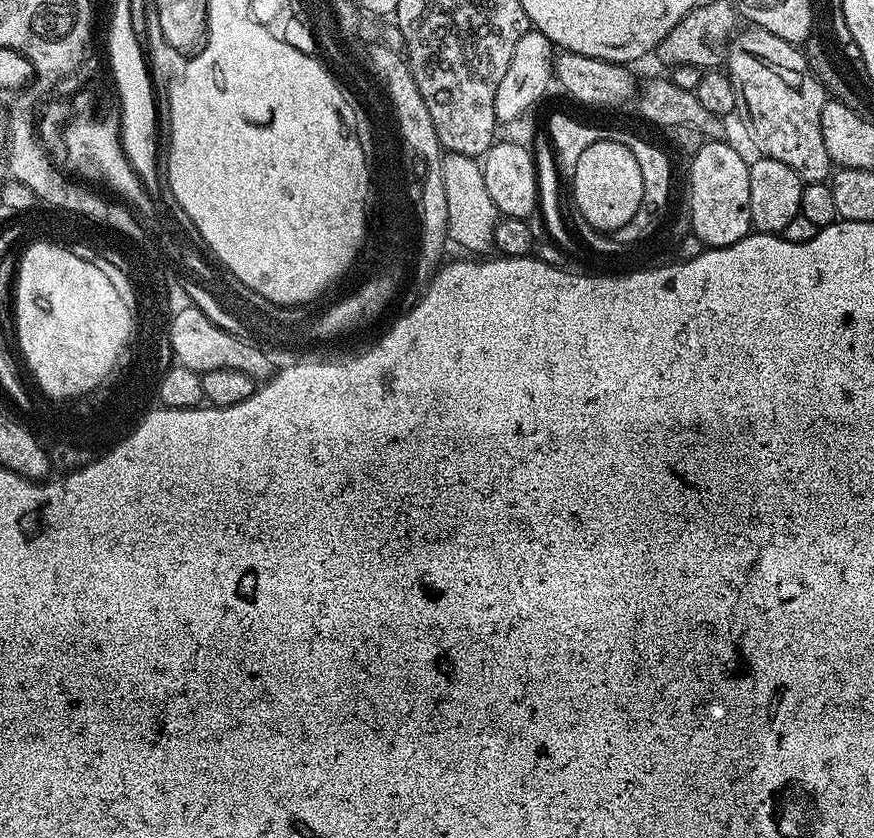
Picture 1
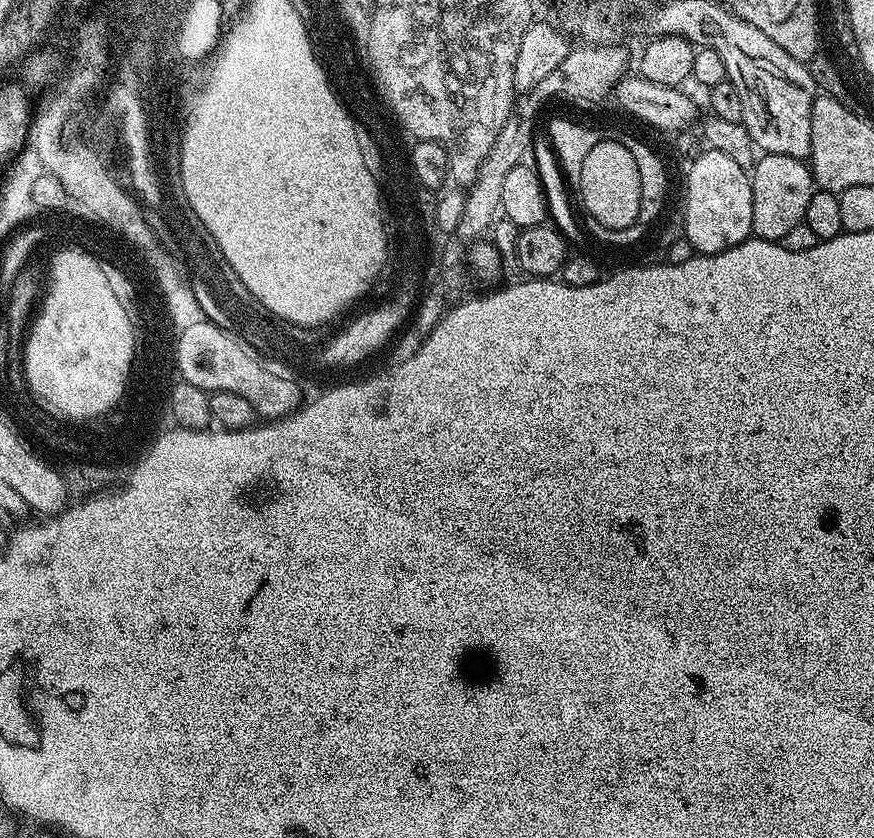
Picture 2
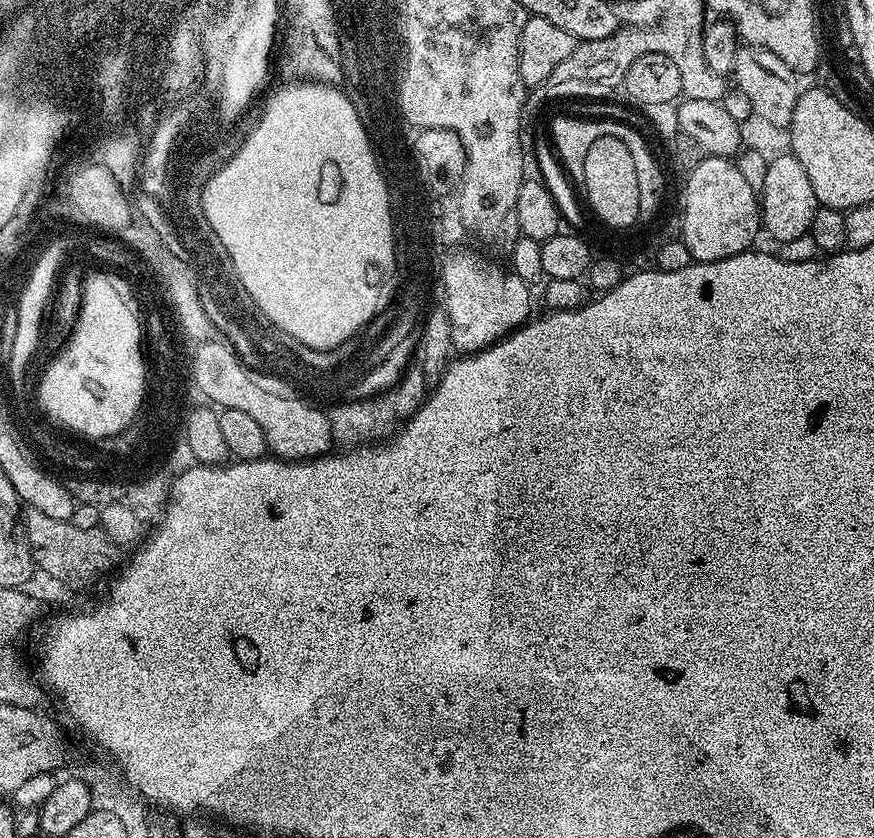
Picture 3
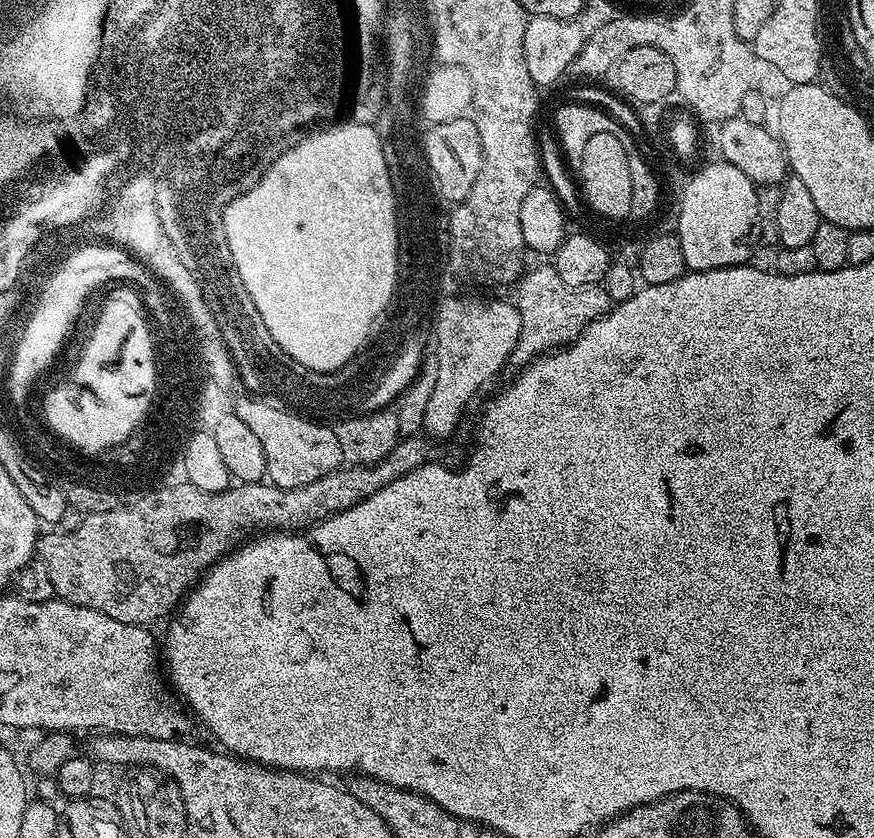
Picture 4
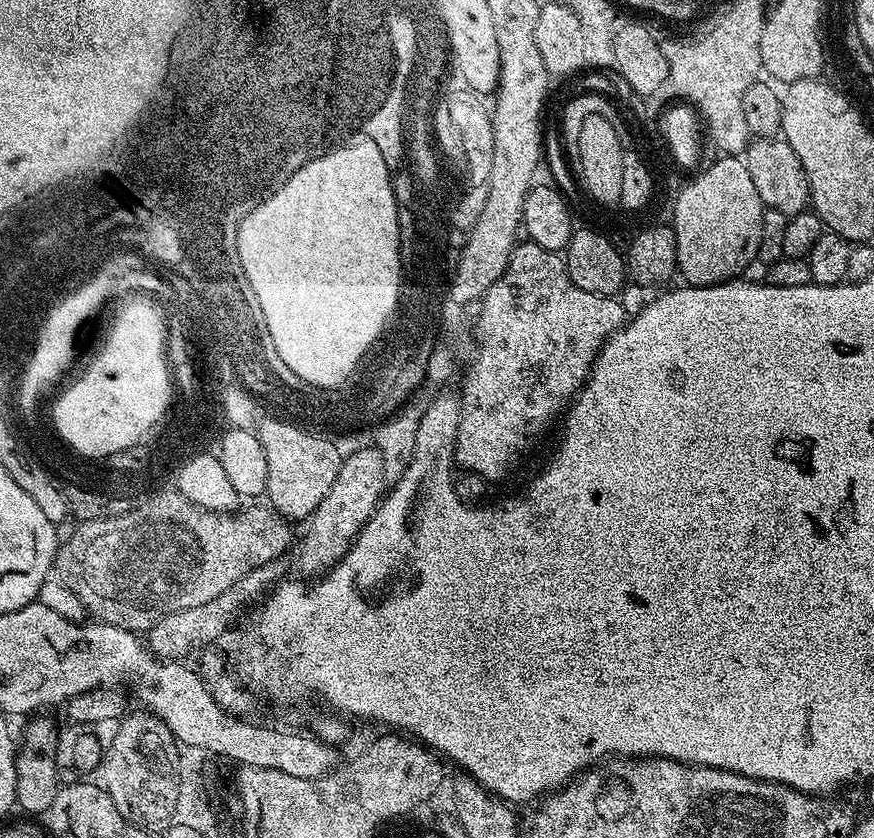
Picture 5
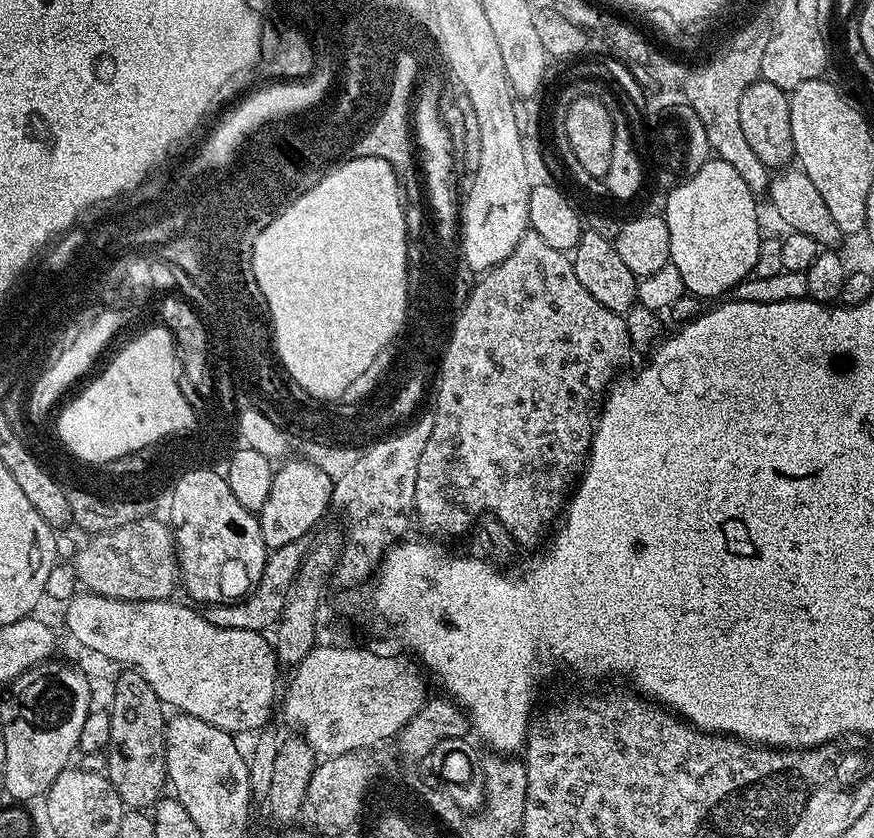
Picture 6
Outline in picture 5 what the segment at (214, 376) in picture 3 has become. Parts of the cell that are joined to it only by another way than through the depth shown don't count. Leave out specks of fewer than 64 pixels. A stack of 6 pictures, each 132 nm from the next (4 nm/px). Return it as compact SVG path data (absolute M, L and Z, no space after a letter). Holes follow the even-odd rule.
M265 424L259 438L262 450L266 450L267 503L273 512L289 522L307 521L322 498L326 497L328 484L333 483L332 476L335 476L337 465L335 453L323 440L304 436L304 433L296 432L288 425Z

